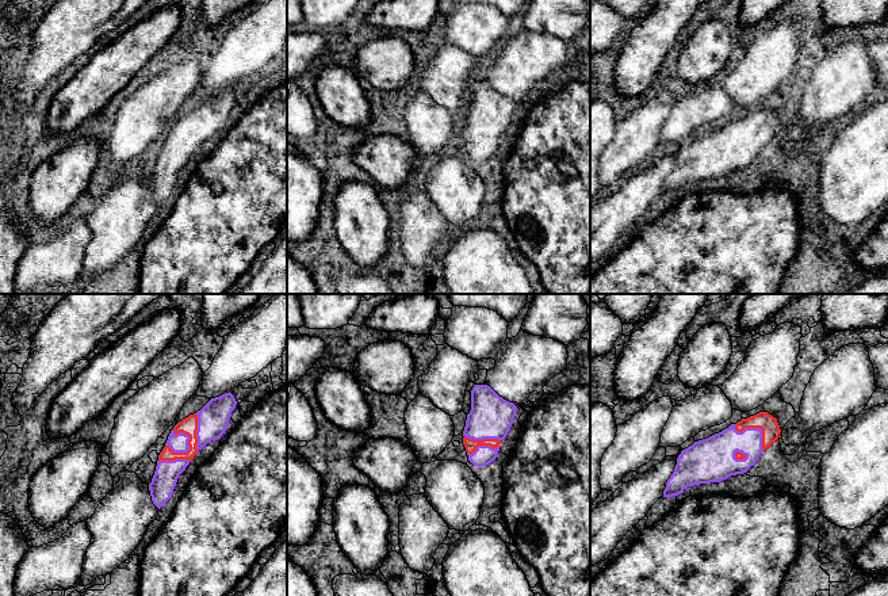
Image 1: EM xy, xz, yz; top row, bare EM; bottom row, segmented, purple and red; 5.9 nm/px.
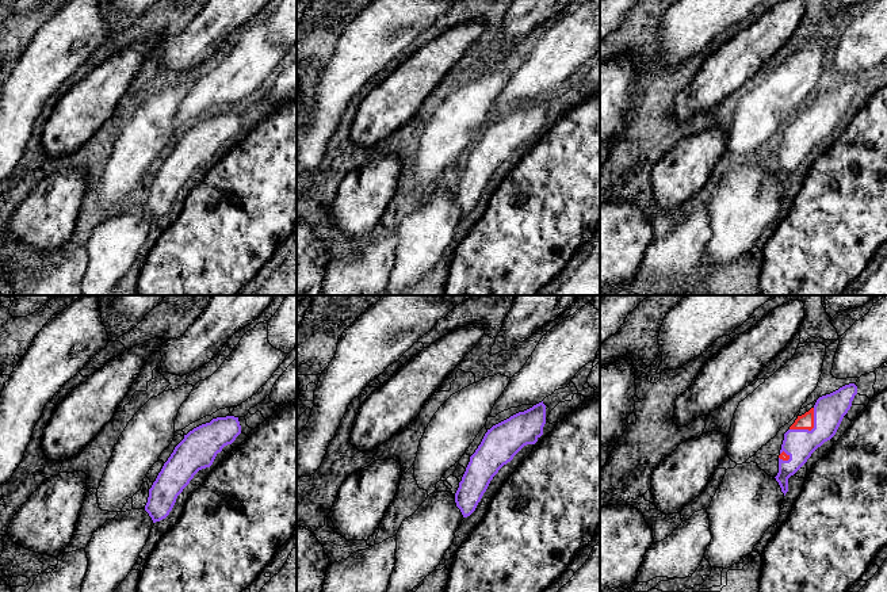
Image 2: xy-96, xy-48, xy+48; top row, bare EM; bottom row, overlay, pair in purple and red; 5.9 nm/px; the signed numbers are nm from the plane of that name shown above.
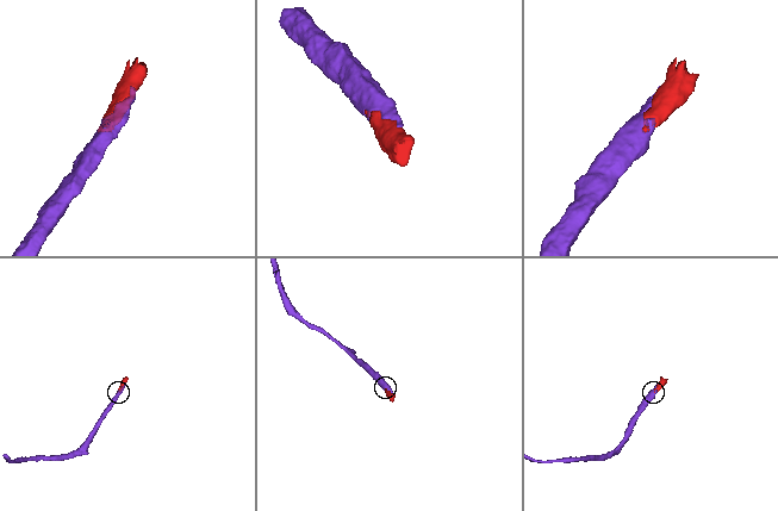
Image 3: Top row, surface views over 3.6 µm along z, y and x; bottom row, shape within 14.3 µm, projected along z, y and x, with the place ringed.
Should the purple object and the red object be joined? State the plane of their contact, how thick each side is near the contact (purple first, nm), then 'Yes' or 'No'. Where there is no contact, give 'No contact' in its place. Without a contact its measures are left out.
Touches purple in xy. Thickness 110 nm (purple) against 110 nm. Yes

